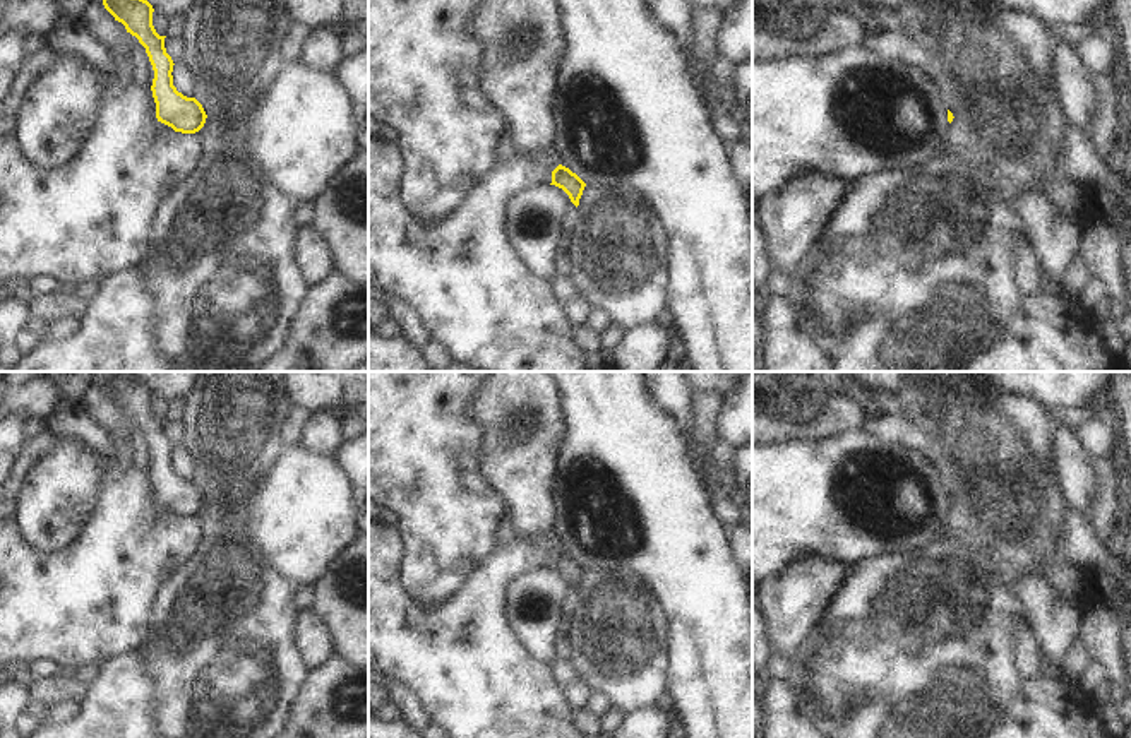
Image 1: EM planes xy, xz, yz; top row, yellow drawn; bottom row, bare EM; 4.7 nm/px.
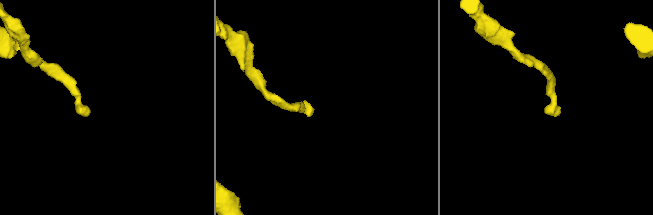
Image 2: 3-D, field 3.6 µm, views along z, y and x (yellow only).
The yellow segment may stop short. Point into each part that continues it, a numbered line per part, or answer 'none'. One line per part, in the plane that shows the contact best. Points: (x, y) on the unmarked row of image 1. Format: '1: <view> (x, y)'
none

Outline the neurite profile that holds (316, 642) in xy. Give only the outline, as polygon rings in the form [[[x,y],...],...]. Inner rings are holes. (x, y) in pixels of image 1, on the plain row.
[[[312,610],[300,613],[298,642],[310,670],[319,668],[334,656],[331,634],[322,618]]]

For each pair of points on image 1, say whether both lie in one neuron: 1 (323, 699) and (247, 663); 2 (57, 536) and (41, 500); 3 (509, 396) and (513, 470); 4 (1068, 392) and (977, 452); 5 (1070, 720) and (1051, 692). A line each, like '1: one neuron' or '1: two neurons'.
1: two neurons
2: one neuron
3: one neuron
4: two neurons
5: one neuron

